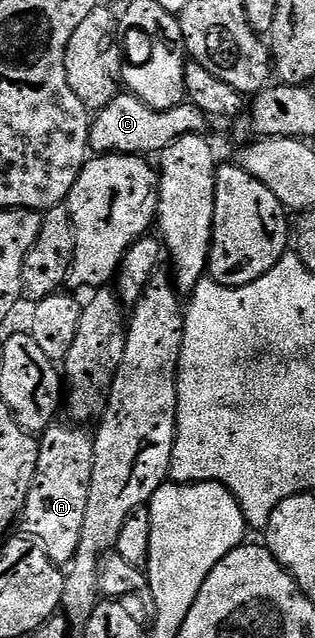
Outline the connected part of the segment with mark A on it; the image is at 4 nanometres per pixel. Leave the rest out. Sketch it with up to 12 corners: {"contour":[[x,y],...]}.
{"contour":[[86,428],[38,438],[26,532],[54,565],[77,551],[95,462]]}

